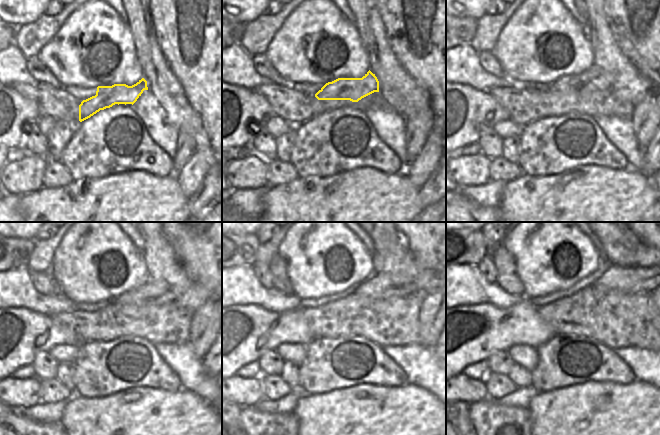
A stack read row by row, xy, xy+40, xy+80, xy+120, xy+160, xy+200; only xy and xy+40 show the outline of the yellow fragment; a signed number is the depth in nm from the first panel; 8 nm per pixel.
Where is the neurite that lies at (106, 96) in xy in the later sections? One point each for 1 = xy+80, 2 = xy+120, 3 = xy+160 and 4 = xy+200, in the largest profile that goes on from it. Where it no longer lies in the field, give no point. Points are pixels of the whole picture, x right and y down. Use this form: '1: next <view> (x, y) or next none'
1: next xy+80 (595, 78)
2: next xy+120 (154, 292)
3: next xy+160 (383, 285)
4: next xy+200 (627, 279)

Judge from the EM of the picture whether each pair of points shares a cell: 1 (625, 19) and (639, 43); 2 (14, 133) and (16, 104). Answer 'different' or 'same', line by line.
1: same
2: same

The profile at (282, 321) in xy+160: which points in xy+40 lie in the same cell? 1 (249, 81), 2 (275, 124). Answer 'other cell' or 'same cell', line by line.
1: other cell
2: other cell

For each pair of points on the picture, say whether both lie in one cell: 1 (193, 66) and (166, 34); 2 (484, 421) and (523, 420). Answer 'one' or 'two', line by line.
1: one
2: one

